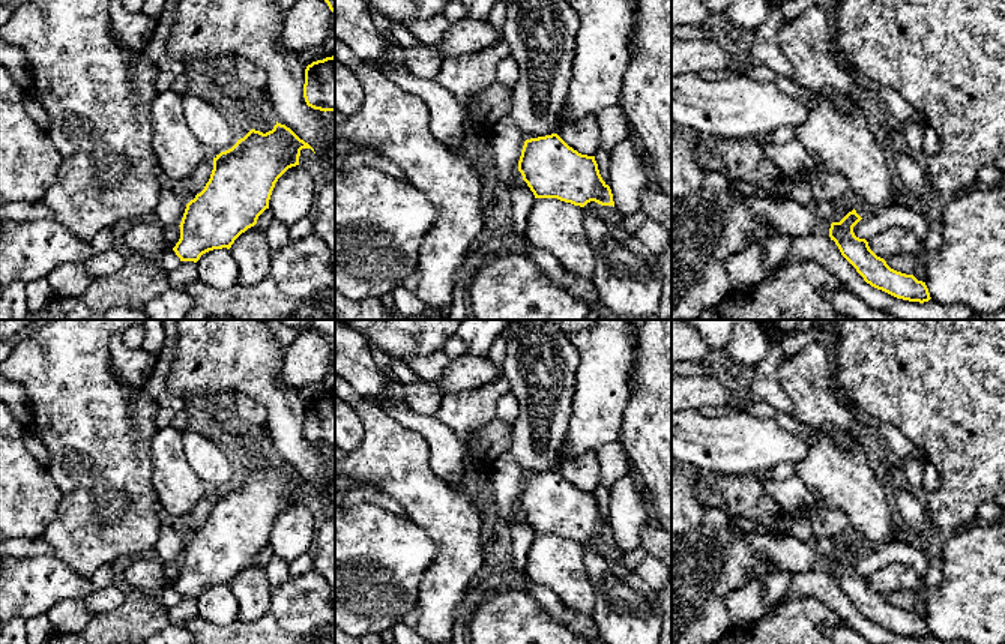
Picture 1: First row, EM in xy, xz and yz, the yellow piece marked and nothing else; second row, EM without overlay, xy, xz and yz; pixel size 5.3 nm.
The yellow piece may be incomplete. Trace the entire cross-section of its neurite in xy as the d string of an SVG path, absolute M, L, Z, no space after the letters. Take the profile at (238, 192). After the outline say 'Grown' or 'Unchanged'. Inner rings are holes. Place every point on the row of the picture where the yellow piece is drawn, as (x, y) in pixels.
M276 122L272 131L263 134L251 129L237 143L213 158L213 170L204 189L186 204L180 239L173 248L180 261L197 263L213 249L230 249L234 240L257 224L258 216L269 209L269 200L278 179L291 167L299 165L302 149L314 149L300 140L290 128Z. Unchanged

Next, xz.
M557 134L526 140L518 171L535 198L557 198L580 207L590 201L614 207L595 156L578 153Z. Unchanged

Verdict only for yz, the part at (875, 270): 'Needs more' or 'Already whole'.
Already whole

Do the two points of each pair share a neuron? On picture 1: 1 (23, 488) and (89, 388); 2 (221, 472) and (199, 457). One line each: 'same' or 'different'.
1: different
2: same

